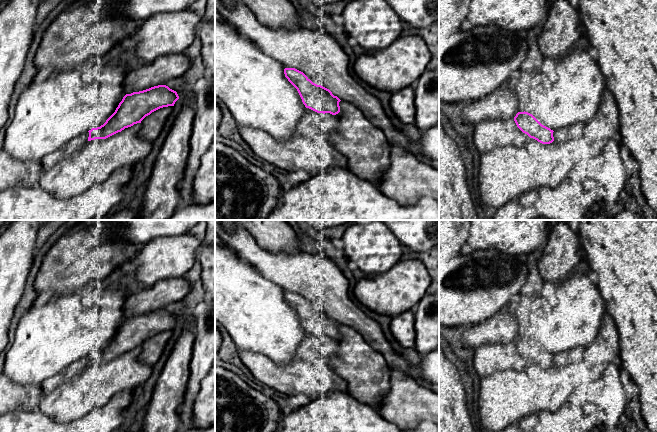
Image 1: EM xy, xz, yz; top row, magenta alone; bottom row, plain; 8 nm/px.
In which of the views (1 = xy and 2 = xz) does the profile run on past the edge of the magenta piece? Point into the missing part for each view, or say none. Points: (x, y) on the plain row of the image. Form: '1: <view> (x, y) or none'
1: none
2: none

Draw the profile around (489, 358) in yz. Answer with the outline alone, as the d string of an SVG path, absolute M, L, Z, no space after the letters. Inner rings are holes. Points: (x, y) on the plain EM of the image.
M487 343L472 352L471 363L480 378L499 370L523 370L530 363L517 351L514 343Z

